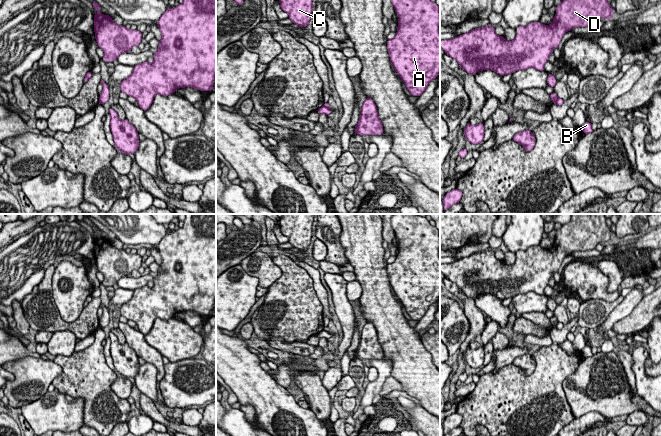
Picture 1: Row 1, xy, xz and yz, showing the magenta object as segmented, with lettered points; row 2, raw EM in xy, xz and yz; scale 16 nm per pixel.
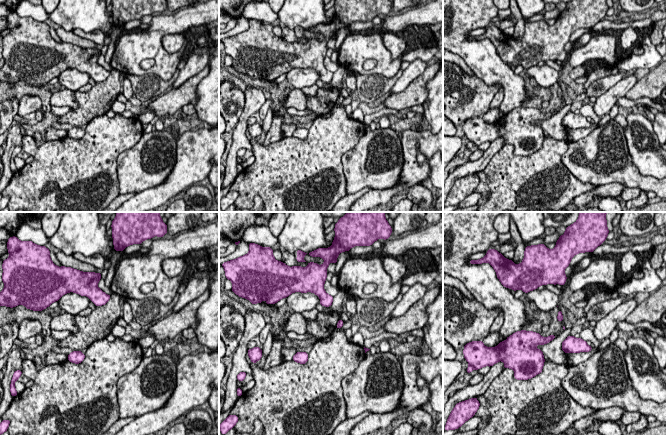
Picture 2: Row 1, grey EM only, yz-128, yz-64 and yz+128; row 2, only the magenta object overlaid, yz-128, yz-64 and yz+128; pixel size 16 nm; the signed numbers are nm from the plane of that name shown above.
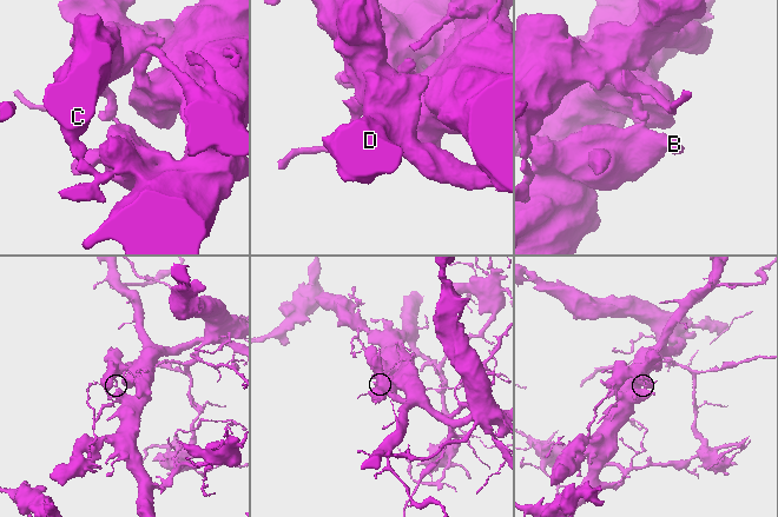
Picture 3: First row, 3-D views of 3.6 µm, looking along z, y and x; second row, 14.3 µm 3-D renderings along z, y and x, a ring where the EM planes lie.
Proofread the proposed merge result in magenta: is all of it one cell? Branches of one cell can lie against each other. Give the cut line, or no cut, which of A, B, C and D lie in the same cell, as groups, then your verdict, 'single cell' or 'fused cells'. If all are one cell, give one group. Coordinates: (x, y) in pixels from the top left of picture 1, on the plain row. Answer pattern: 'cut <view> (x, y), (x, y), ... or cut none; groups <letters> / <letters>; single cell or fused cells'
cut yz (558, 322), (555, 327); groups A B / C D; fused cells

